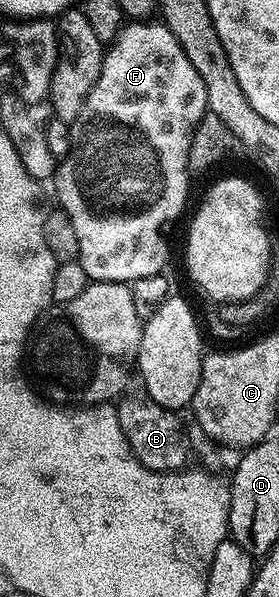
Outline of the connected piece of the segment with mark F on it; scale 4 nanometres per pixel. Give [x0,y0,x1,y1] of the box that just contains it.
[56,19,208,283]

